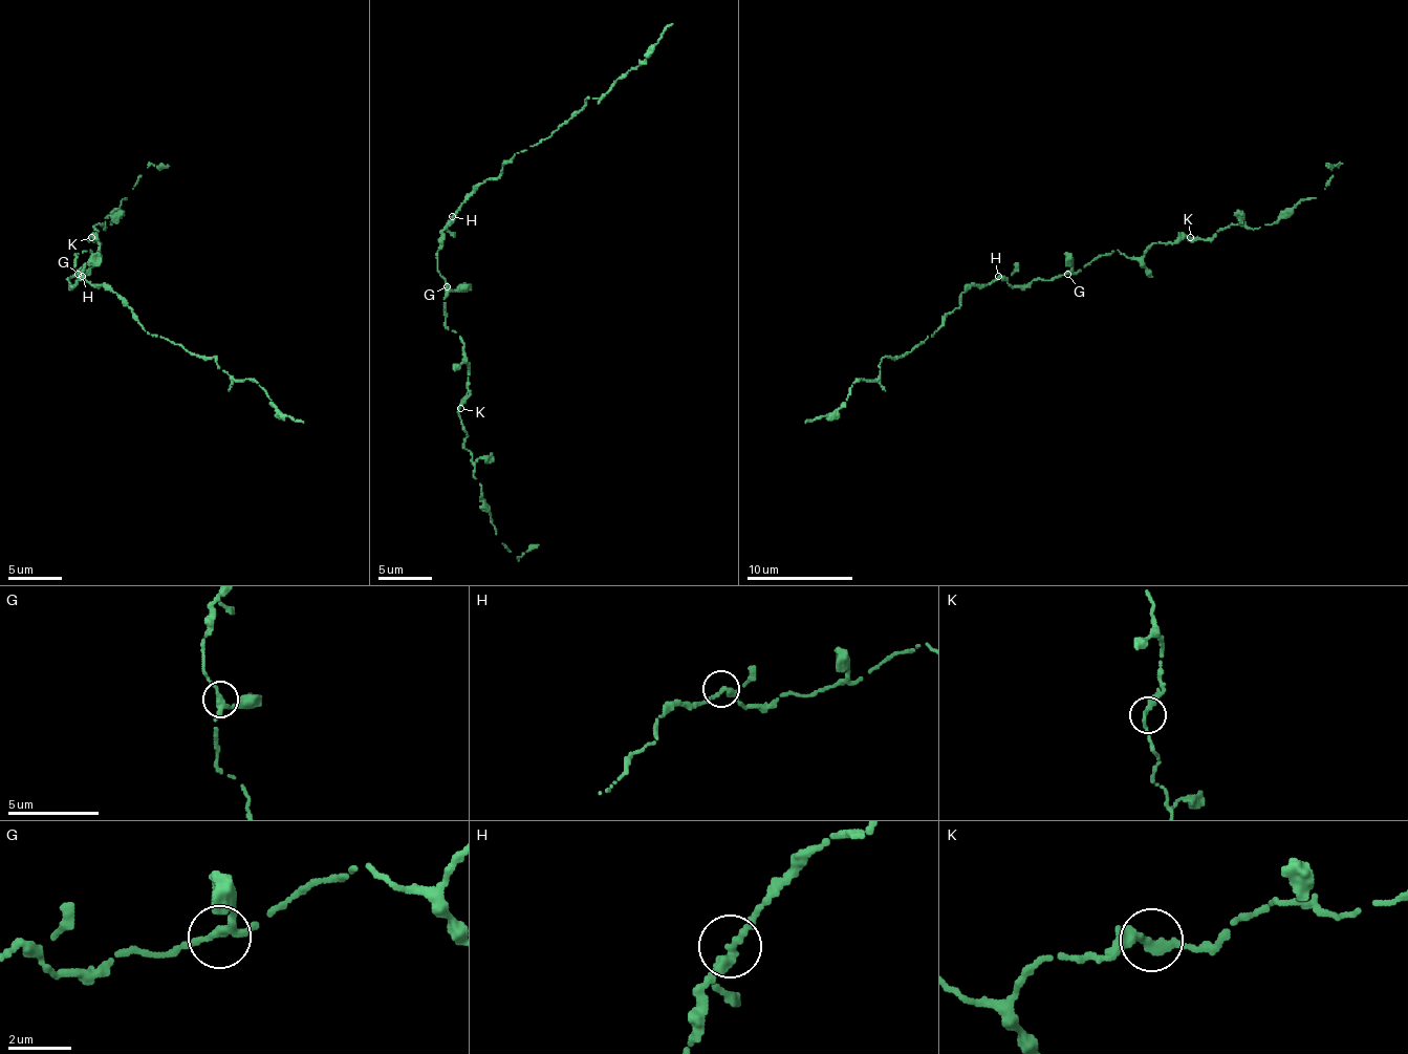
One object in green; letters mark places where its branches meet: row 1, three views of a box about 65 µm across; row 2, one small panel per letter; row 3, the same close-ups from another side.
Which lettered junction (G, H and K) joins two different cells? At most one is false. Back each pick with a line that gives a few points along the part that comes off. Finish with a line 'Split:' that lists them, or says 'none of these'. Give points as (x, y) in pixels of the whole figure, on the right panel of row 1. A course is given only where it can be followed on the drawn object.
Split: none of these

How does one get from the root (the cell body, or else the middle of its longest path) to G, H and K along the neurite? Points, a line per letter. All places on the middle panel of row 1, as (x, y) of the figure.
G: (436, 257), (436, 271), (447, 286)
H: (436, 257), (441, 233), (453, 217)
K: (436, 257), (436, 271), (445, 281), (445, 326), (460, 337), (463, 358), (469, 366), (469, 398), (460, 408)

